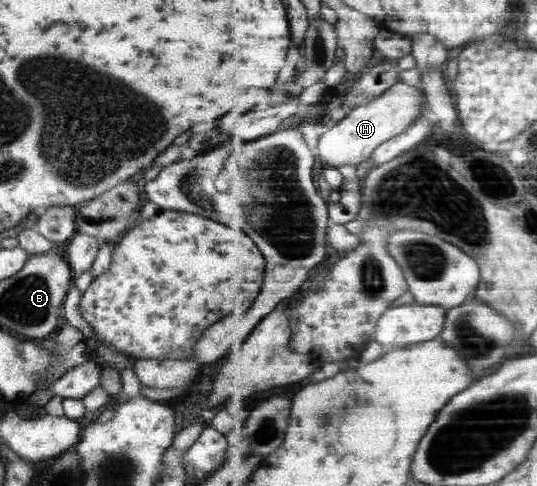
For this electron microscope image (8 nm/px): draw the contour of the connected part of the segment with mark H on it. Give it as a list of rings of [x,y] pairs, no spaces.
[[[400,82],[369,104],[356,107],[348,117],[327,129],[315,149],[318,159],[321,159],[326,167],[336,168],[340,165],[359,165],[371,159],[379,146],[417,123],[425,105],[428,105],[428,102],[423,86]]]

